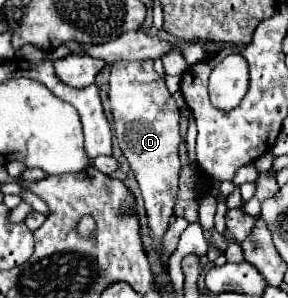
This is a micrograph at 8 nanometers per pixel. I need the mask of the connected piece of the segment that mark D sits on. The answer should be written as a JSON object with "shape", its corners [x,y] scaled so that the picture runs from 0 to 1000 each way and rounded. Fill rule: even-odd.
{"shape":[[[413,201],[413,208],[385,215],[378,356],[385,356],[385,383],[392,383],[392,423],[399,423],[399,456],[406,456],[413,497],[427,510],[427,523],[441,530],[441,544],[483,611],[510,738],[517,738],[524,799],[552,846],[552,819],[566,805],[573,765],[587,758],[587,732],[601,725],[601,691],[608,691],[615,631],[622,631],[622,564],[628,564],[628,544],[622,544],[622,477],[628,477],[622,396],[628,396],[628,376],[622,376],[601,322],[587,315],[573,268],[531,235],[524,201],[462,201],[462,208]]]}

